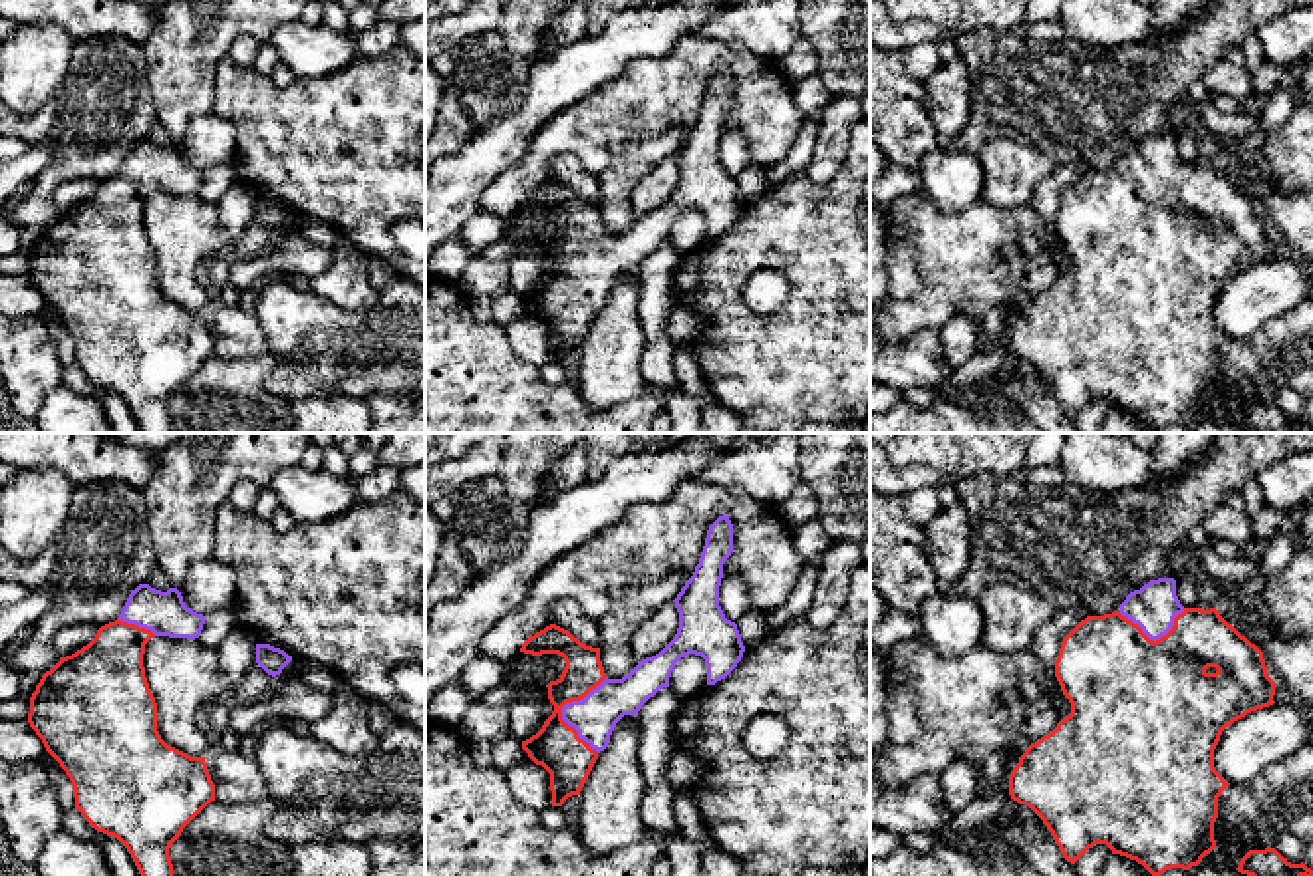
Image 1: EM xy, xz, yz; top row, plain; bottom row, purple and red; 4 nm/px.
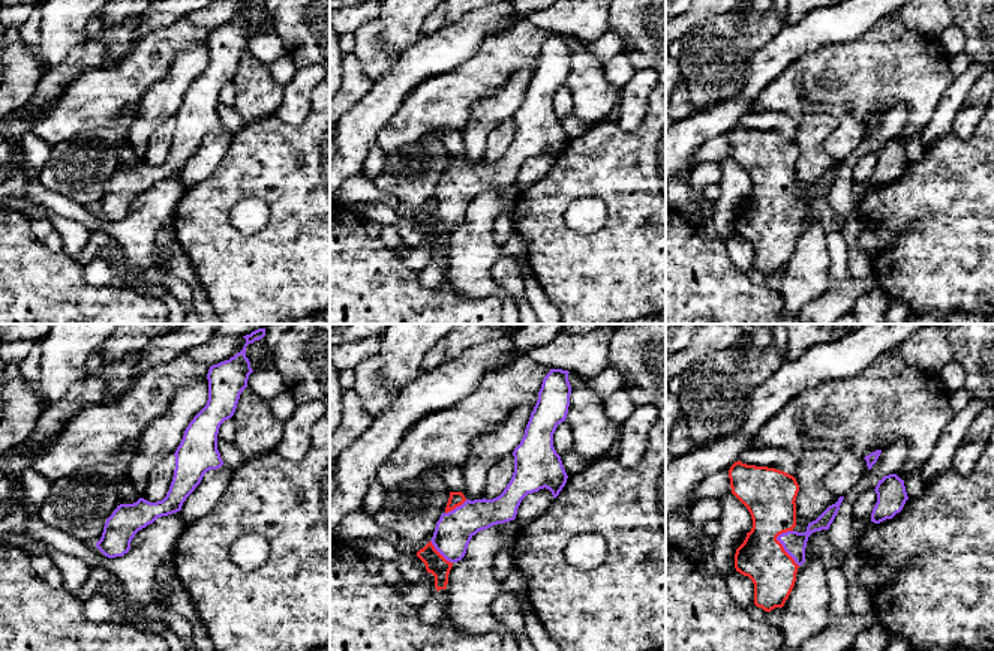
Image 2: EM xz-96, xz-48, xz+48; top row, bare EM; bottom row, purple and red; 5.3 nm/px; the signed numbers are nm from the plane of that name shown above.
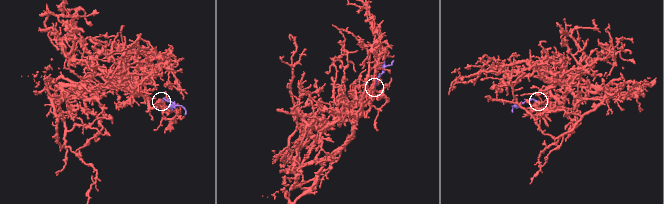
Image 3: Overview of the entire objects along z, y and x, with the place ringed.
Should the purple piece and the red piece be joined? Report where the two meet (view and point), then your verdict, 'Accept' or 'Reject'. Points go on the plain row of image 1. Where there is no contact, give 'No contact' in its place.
Touches purple at xz (563, 265). Accept

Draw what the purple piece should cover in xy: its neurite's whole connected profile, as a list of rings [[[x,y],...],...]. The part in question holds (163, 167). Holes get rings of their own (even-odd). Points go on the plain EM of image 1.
[[[139,139],[127,153],[119,173],[101,181],[95,193],[42,230],[30,252],[28,278],[46,306],[60,318],[73,340],[75,365],[91,383],[117,393],[131,409],[141,433],[173,433],[171,399],[183,383],[215,356],[215,340],[205,312],[191,312],[167,300],[157,286],[157,258],[149,244],[143,209],[153,191],[199,193],[205,171],[185,161],[177,143],[167,147]]]

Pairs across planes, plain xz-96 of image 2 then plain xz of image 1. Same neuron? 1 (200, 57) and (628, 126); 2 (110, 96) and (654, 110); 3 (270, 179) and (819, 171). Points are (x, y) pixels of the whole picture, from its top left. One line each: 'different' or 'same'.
1: different
2: same
3: different

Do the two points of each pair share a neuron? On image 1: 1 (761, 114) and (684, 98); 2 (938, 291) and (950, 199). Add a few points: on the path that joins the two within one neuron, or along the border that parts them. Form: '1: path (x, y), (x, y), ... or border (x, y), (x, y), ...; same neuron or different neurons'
1: path (753, 90), (728, 66), (712, 66), (704, 74); same neuron
2: border (920, 189), (948, 213), (982, 201); different neurons

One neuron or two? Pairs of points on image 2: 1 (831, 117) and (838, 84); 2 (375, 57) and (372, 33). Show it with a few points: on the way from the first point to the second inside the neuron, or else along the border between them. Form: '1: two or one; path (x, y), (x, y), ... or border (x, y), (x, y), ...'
1: two; border (828, 104), (840, 104), (849, 113)
2: one; path (372, 51), (372, 39)

